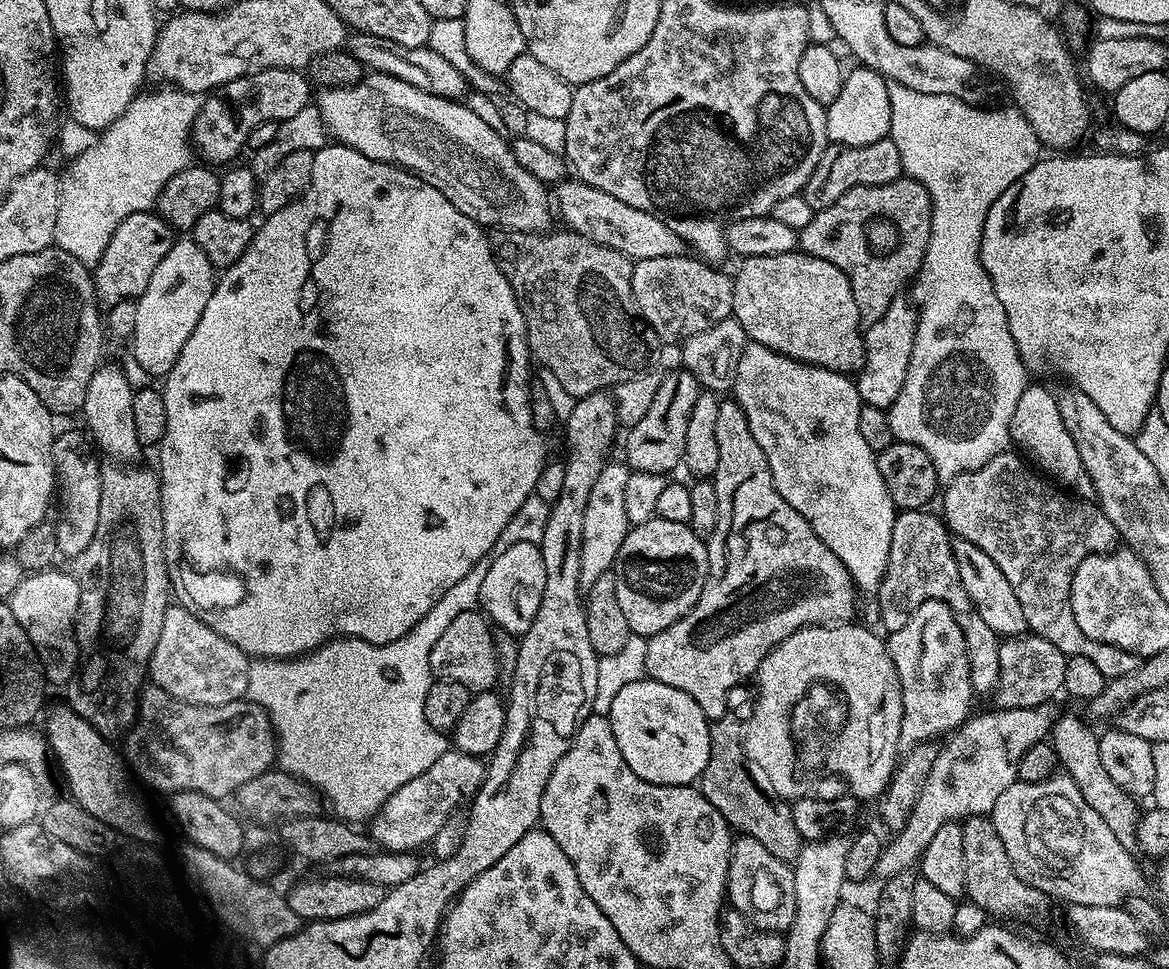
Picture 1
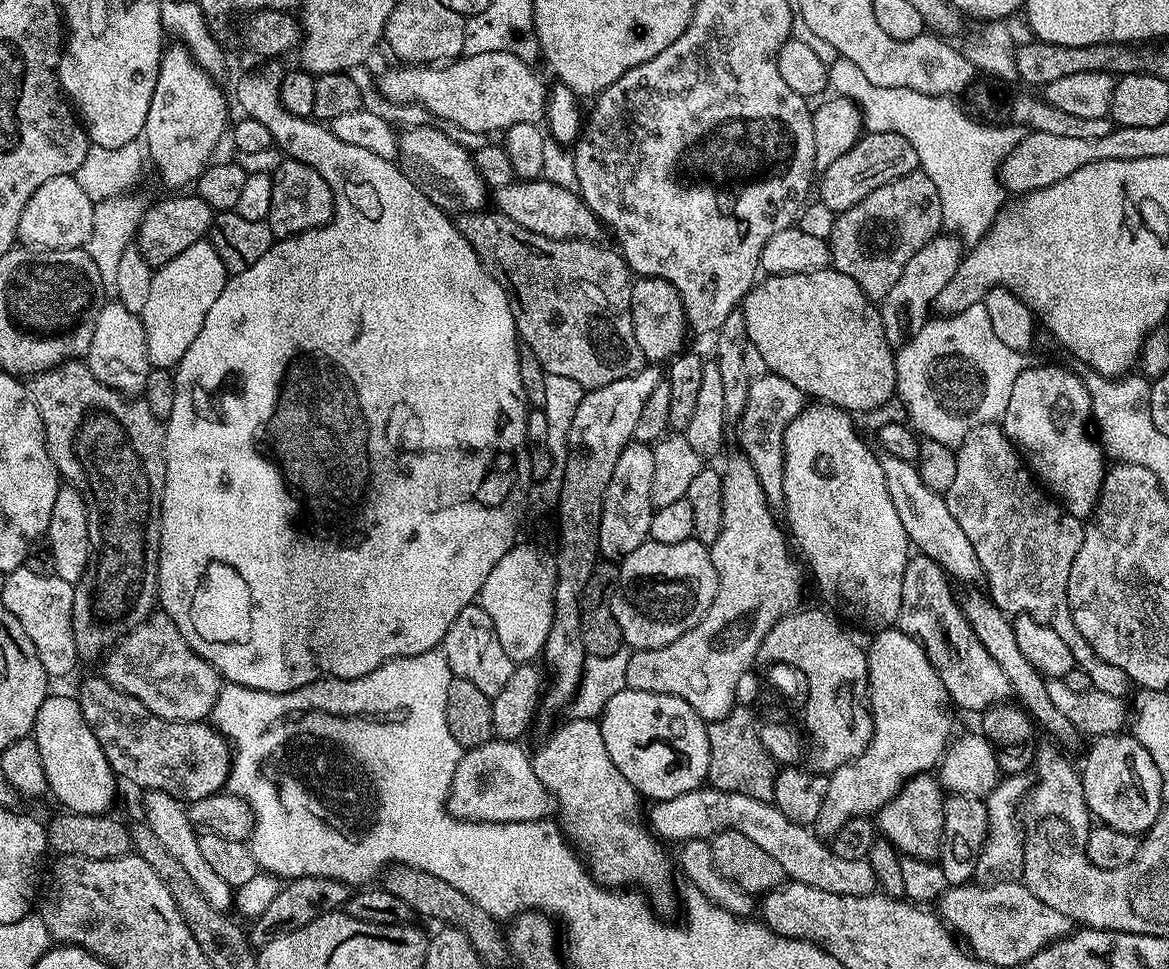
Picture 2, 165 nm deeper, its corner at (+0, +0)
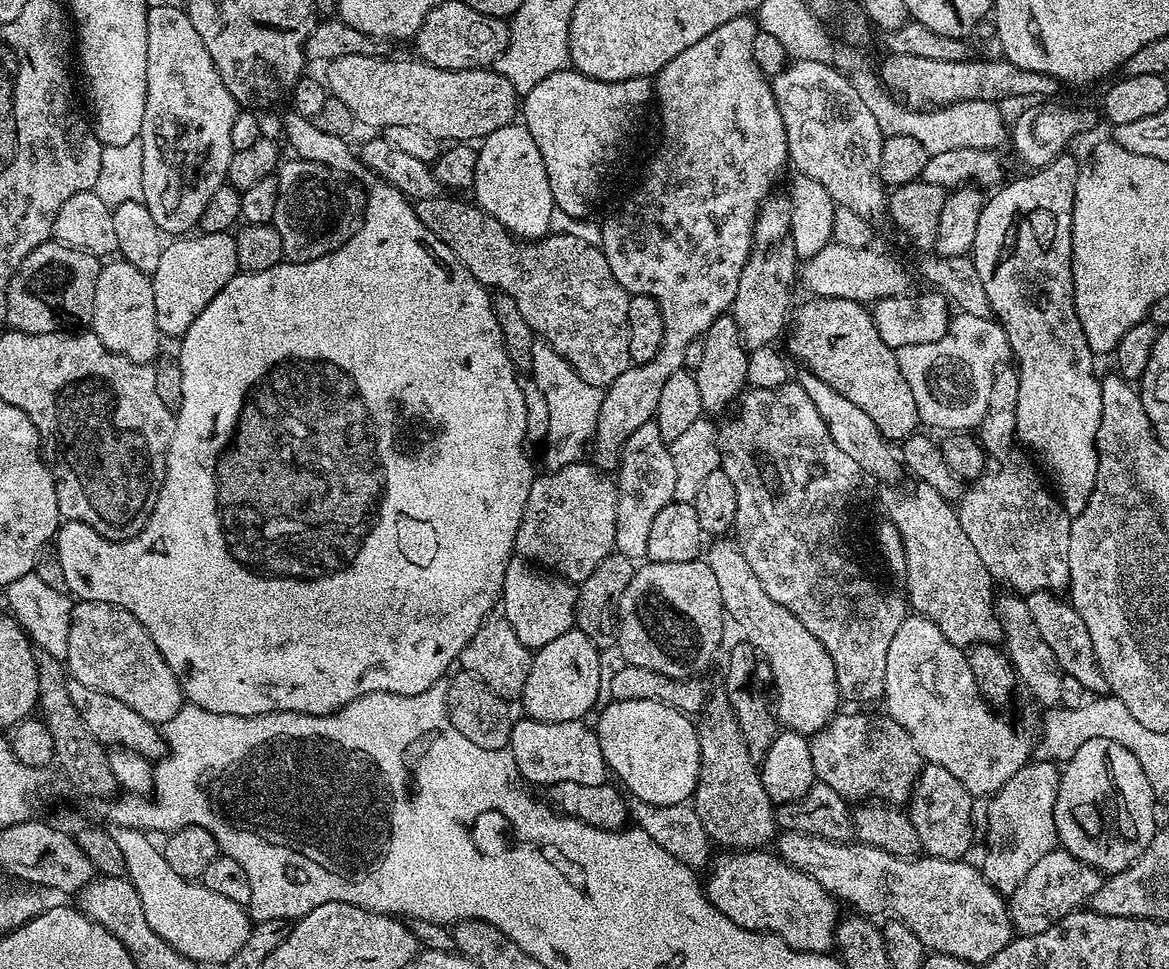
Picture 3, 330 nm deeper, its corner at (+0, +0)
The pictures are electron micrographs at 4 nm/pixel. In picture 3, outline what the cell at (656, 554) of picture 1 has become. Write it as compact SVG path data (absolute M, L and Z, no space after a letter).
M707 559L644 562L637 567L630 586L626 586L620 599L616 642L625 656L626 664L643 666L645 670L654 670L675 680L691 680L699 677L699 672L706 671L708 663L715 658L720 639L724 636L724 624L726 613L722 590L718 590L718 581L714 579L714 570L710 570Z

